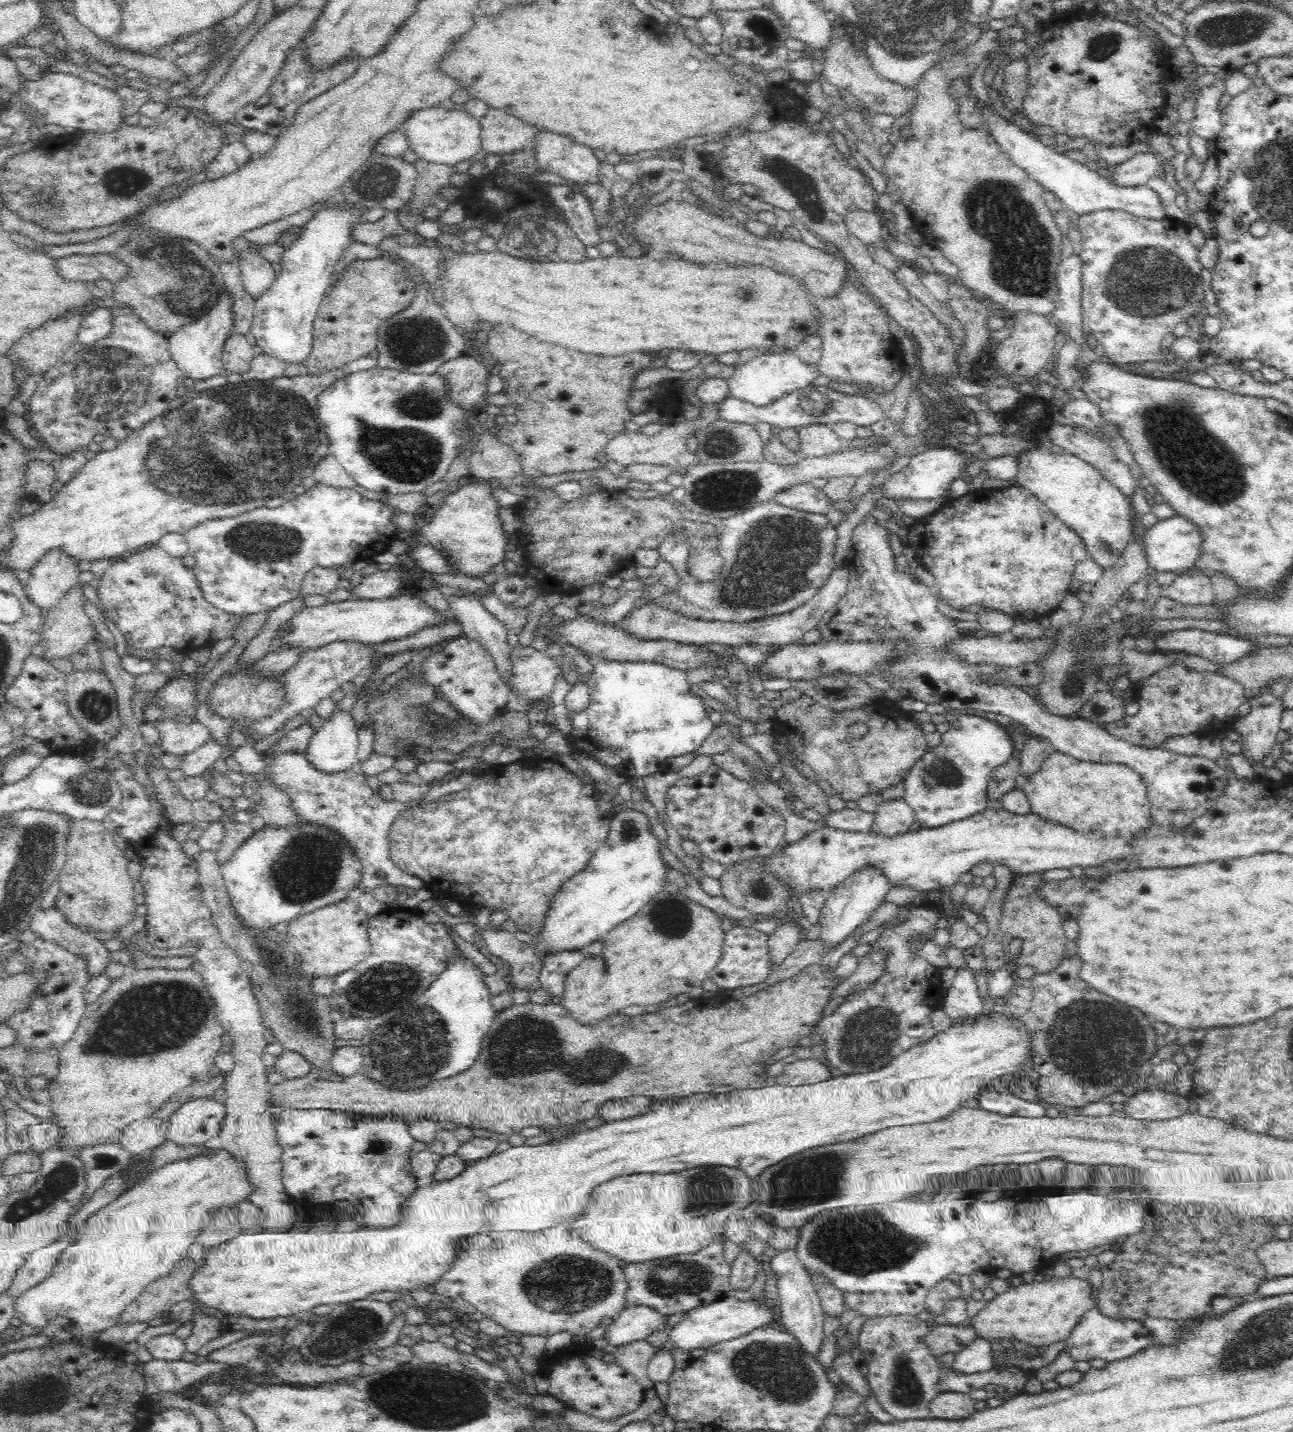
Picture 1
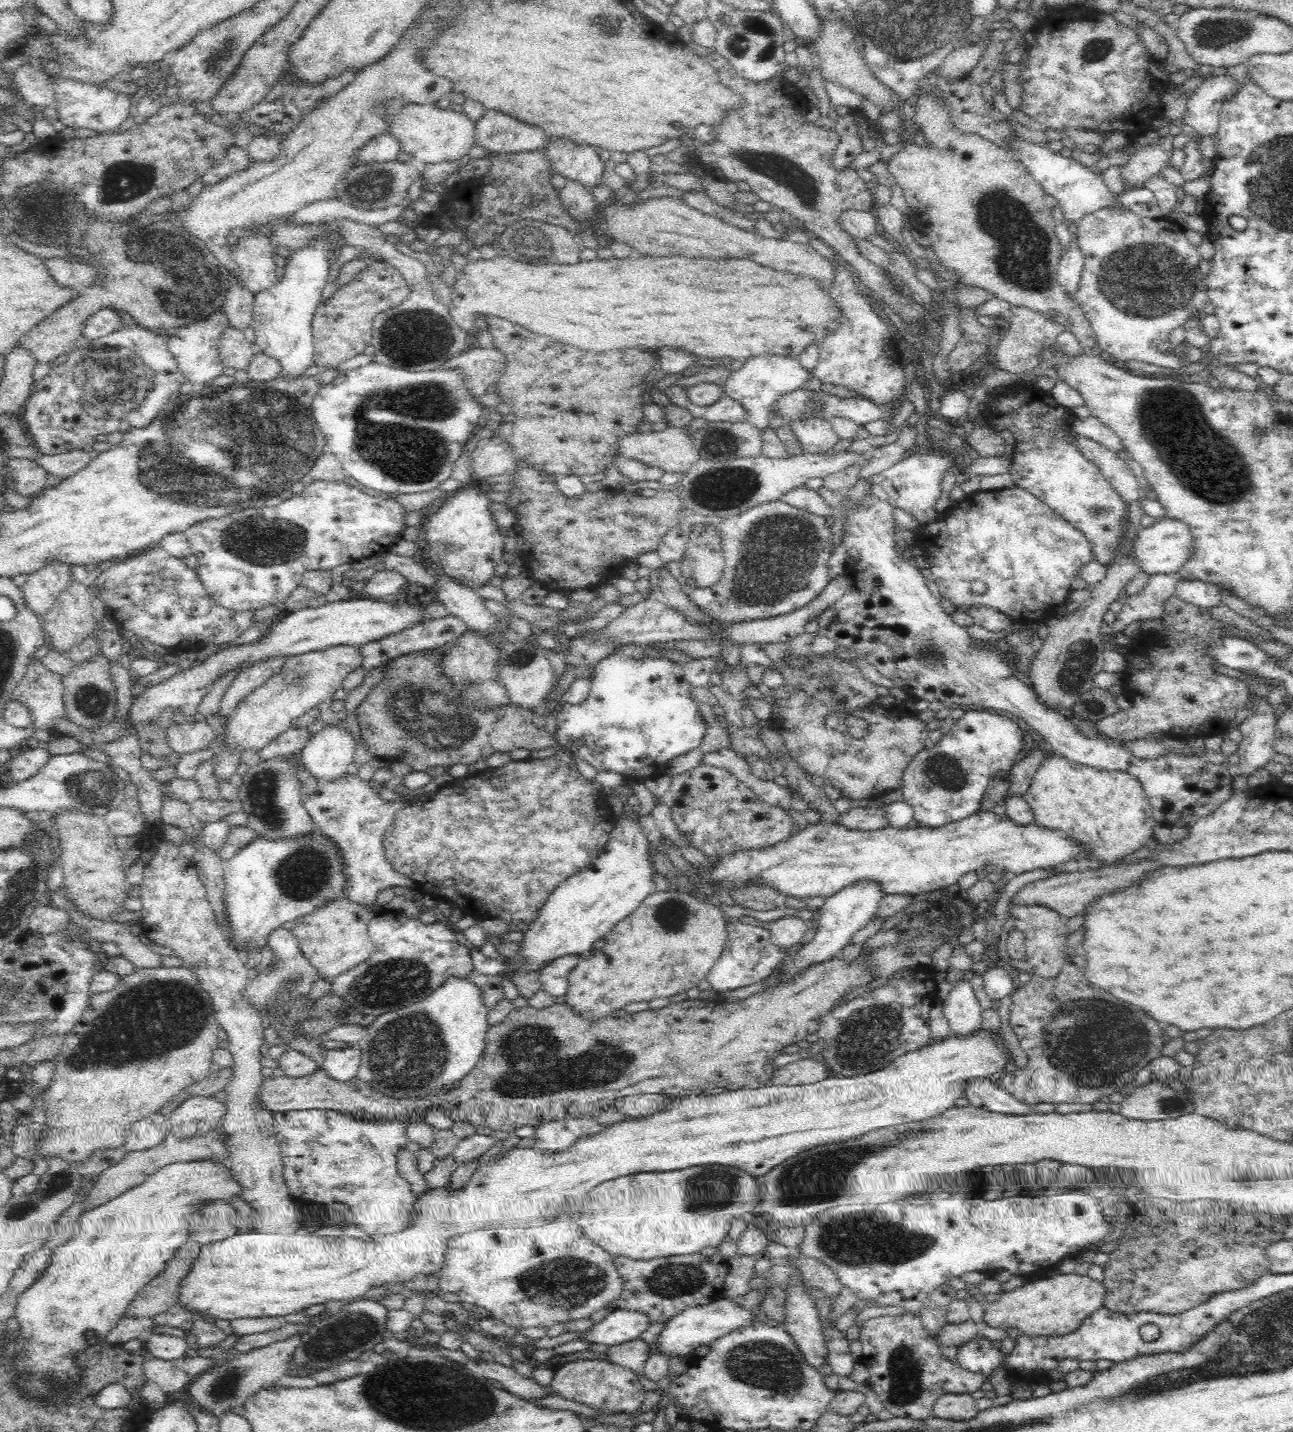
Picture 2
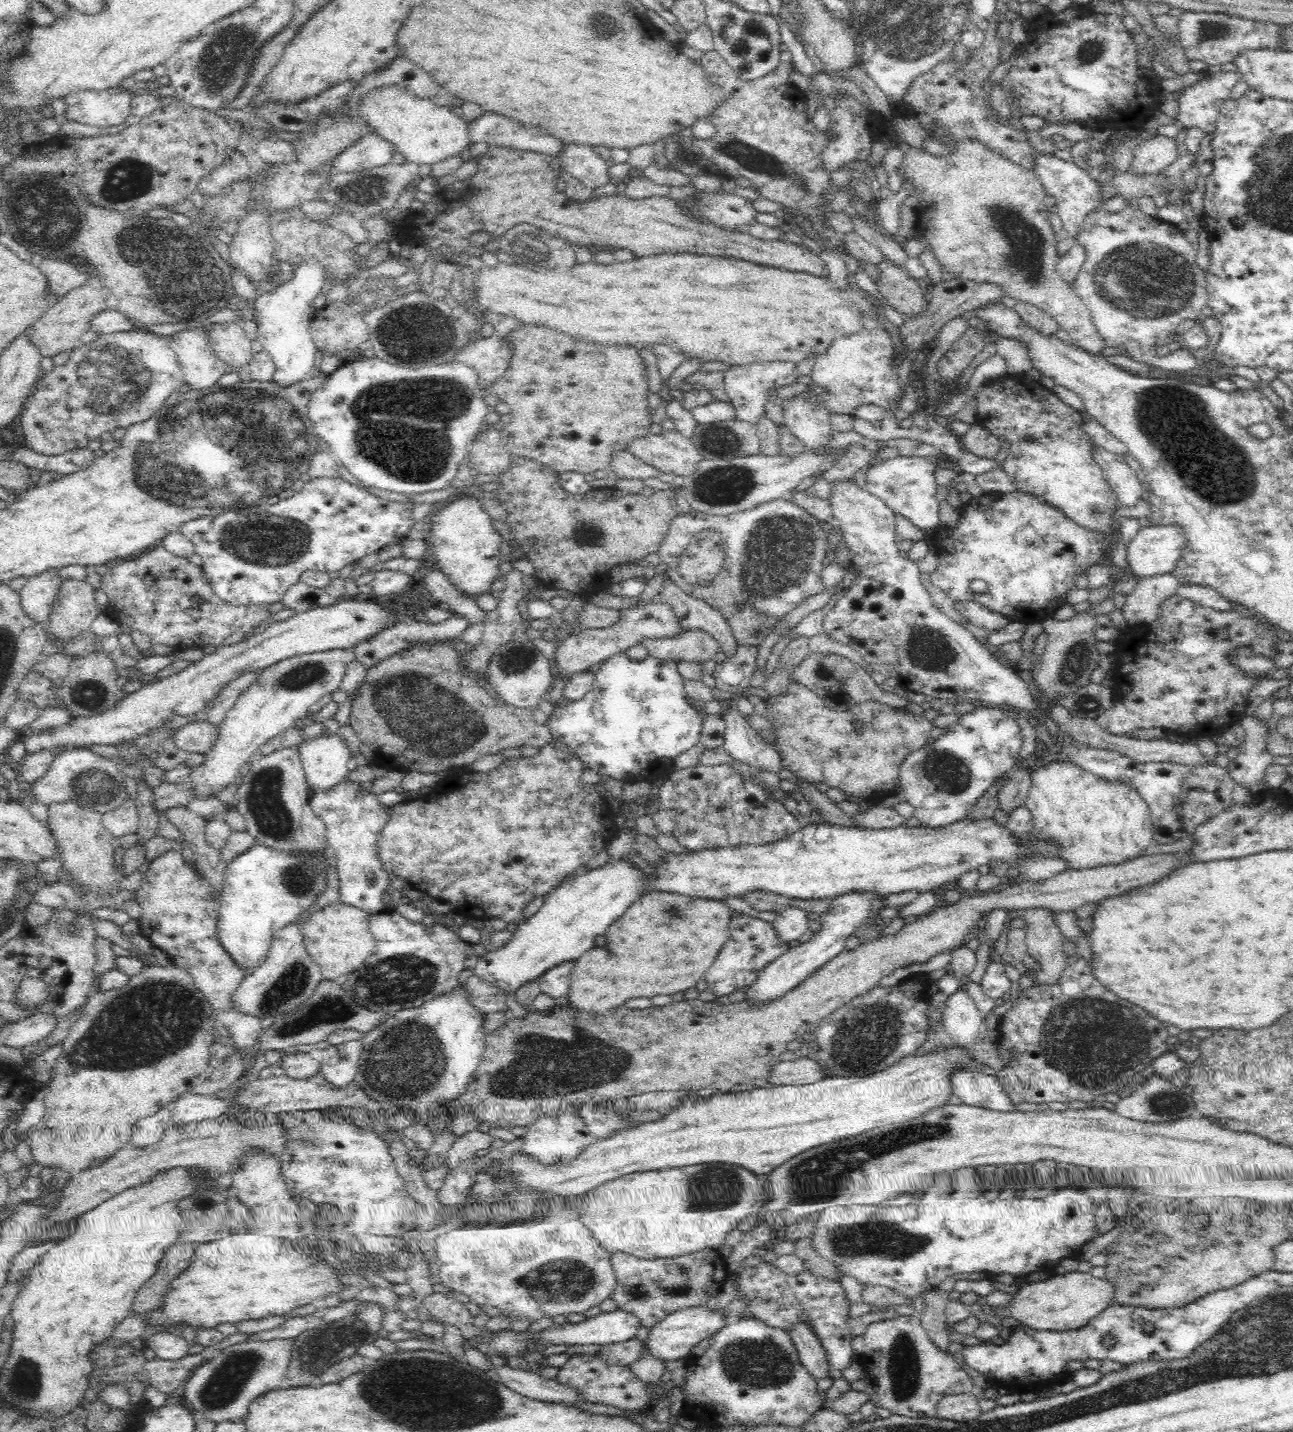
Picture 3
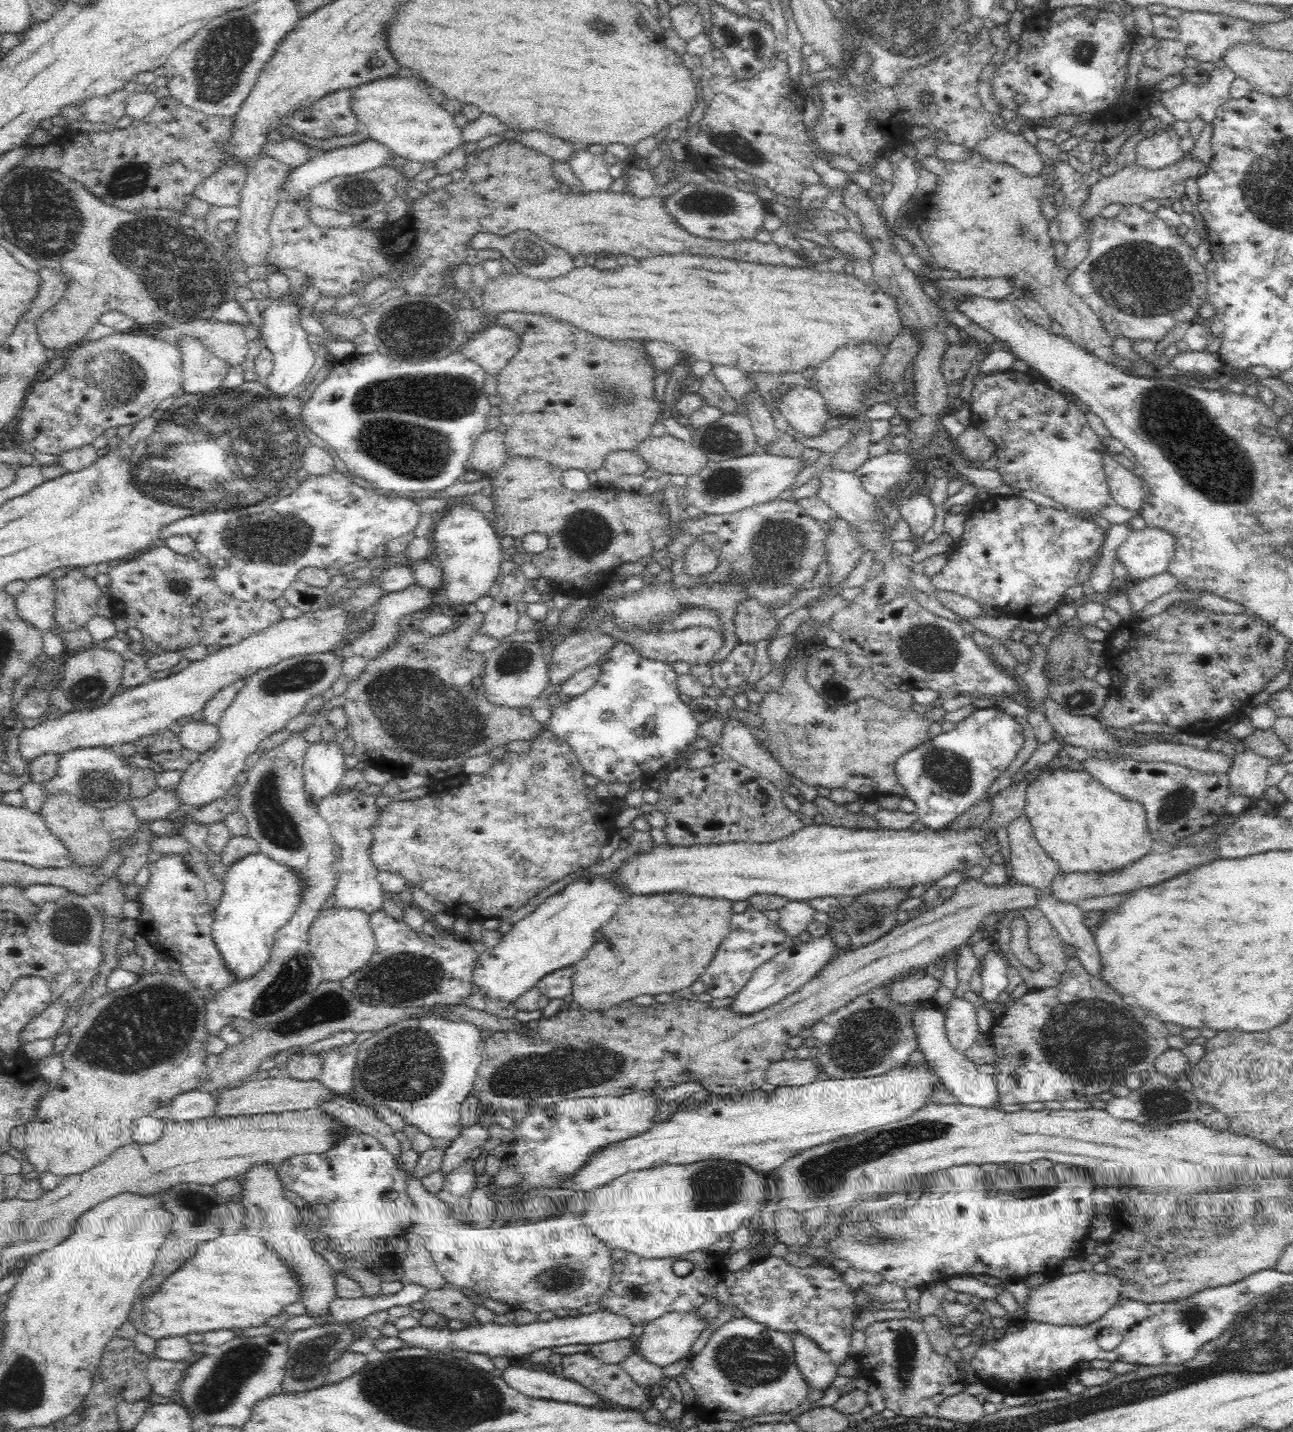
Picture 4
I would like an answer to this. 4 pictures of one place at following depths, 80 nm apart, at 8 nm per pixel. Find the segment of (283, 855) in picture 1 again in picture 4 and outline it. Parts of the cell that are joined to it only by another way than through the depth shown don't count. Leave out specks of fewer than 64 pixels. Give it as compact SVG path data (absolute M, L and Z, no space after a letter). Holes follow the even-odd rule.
M262 851L252 852L227 867L223 878L223 893L216 907L216 916L212 923L212 936L228 969L234 973L238 981L244 981L261 970L270 958L270 950L276 932L295 915L305 891L304 881L295 874L295 868L272 860Z

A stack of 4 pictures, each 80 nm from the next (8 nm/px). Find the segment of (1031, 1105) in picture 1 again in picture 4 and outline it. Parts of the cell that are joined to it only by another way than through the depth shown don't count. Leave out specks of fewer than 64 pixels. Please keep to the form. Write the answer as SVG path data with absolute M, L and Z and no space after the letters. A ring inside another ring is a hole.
M931 1001L920 1003L924 1003L924 1006L913 1012L913 1027L918 1037L917 1048L924 1053L925 1062L932 1067L935 1075L941 1078L943 1086L958 1098L960 1104L985 1109L998 1109L1002 1102L996 1076L978 1072L978 1065L968 1060L964 1053L958 1052L950 1044L944 1026L944 1010L937 1008Z

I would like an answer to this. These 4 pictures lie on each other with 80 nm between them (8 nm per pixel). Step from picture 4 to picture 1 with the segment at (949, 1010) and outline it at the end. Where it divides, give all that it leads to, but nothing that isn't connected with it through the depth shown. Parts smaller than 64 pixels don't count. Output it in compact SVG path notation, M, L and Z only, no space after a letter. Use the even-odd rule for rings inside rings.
M965 962L946 977L947 989L941 1003L953 1024L976 1018L976 1014L982 1013L982 993L974 976L974 971Z

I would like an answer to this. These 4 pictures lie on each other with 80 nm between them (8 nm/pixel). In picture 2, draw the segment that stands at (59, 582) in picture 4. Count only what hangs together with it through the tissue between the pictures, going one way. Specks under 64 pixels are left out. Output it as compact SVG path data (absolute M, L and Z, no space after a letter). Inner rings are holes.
M74 580L67 589L64 589L58 600L48 613L42 616L43 632L46 636L45 644L50 650L58 653L67 653L80 641L83 641L90 634L94 634L95 620L93 616L91 588L88 588L80 581Z

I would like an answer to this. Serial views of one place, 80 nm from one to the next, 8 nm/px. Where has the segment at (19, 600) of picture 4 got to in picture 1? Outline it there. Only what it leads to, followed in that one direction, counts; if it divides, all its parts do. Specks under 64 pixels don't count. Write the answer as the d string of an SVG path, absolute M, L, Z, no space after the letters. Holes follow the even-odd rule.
M61 548L48 550L30 571L24 584L27 595L44 611L63 600L71 588L80 585L78 560L68 556Z

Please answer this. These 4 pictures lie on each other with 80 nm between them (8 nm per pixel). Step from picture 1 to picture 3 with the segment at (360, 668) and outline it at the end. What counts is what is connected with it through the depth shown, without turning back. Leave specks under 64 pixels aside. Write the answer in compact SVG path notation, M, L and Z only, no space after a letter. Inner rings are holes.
M336 648L293 656L261 669L256 684L240 696L218 726L216 743L204 754L206 762L189 774L186 785L191 787L196 798L208 797L224 786L235 785L239 780L238 770L244 764L251 763L266 742L295 727L296 721L304 717L318 700L340 687L348 664L356 658L352 649Z

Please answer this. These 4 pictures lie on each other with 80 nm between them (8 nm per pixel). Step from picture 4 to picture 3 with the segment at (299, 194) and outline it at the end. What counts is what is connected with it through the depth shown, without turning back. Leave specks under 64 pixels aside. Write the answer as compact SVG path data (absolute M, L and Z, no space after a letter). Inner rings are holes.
M378 133L362 137L358 143L349 146L341 155L335 156L323 170L327 172L356 172L362 168L390 163L396 154L395 146Z

